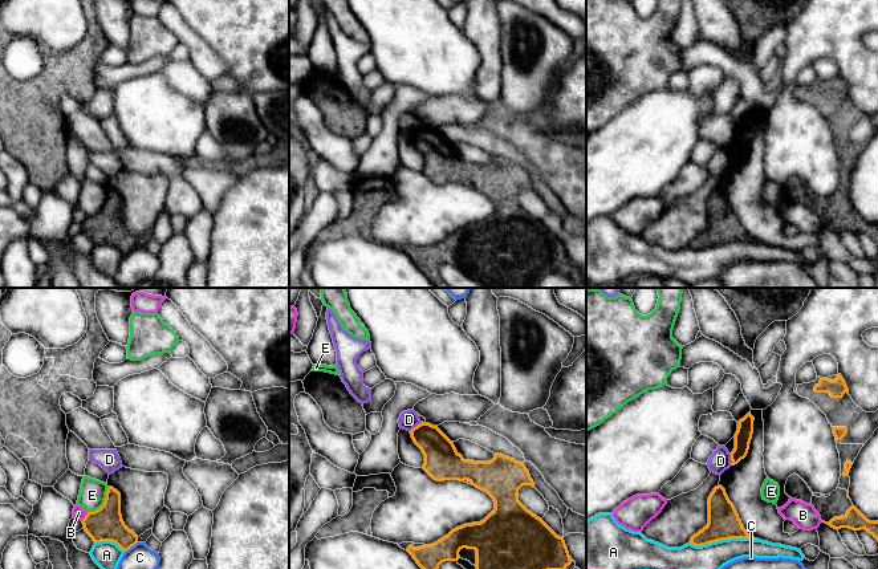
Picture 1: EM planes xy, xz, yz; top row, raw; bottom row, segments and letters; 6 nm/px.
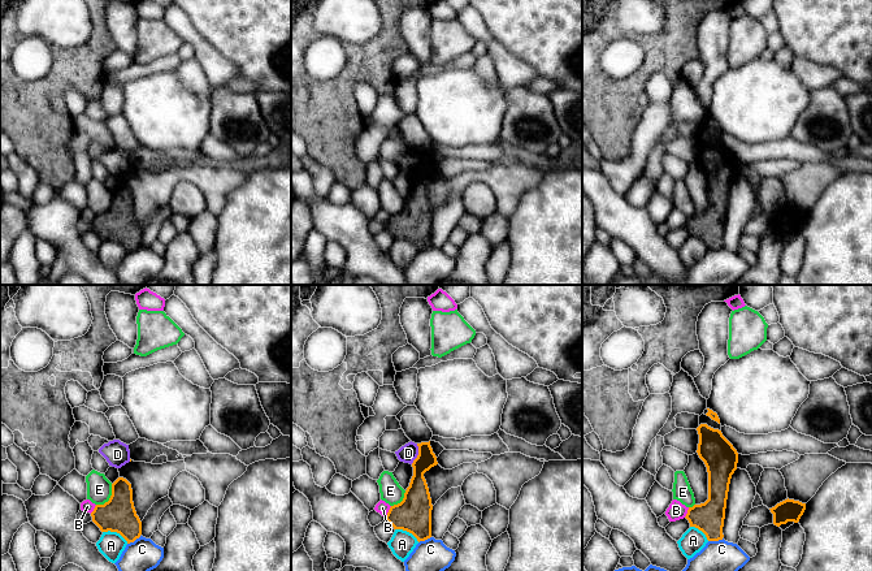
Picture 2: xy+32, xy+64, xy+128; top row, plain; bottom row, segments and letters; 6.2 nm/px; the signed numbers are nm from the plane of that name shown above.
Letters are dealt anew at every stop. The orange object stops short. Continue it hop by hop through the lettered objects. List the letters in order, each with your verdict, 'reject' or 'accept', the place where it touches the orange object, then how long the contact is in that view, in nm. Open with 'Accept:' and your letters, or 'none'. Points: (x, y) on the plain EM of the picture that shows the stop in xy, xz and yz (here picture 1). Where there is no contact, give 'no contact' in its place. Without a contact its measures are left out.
Accept: none
A: reject; meets orange in yz at (723, 242); contact 400 nm long
B: reject; meets orange in xy at (85, 219); contact 70 nm long
C: reject; meets orange in xy at (130, 250); contact 100 nm long
D: reject; meets orange in xz at (417, 129); contact 100 nm long
E: reject; meets orange in xy at (104, 206); contact 200 nm long

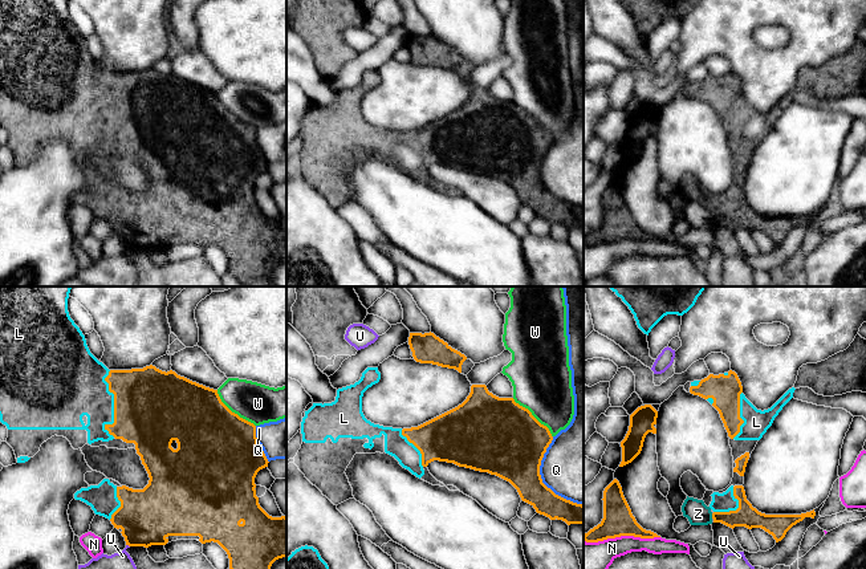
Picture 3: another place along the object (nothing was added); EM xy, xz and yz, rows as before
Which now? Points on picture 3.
Accept: L
L: accept; meets orange in xy at (114, 109); contact 400 nm long
N: reject; meets orange in yz at (621, 238); contact 460 nm long
Q: reject; meets orange in xz at (541, 182); contact 460 nm long
U: reject; meets orange in xy at (127, 247); contact 30 nm long
W: reject; meets orange in xz at (533, 120); contact 340 nm long
Z: reject; meets orange in yz at (712, 219); contact 30 nm long

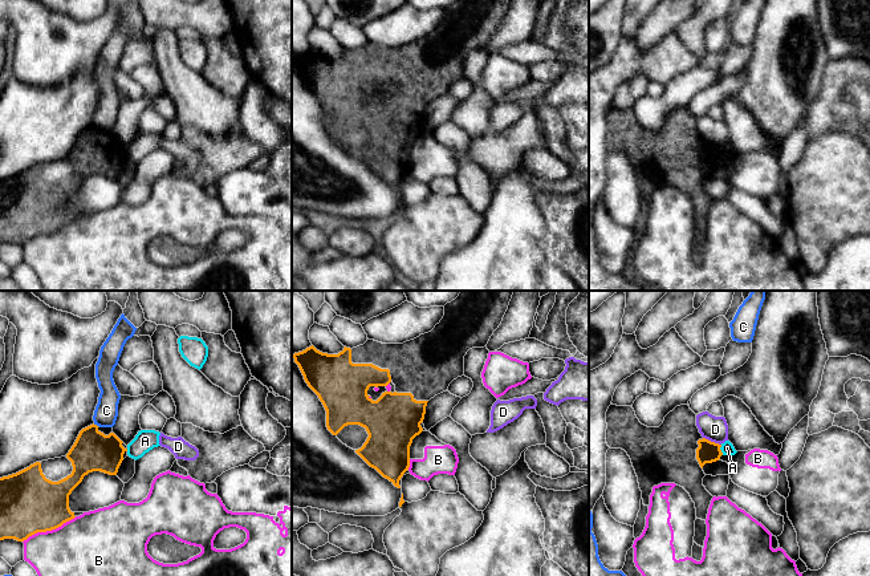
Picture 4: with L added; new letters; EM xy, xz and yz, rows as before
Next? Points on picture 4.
Accept: none
A: reject; meets orange in yz at (720, 153); contact 70 nm long
B: reject; meets orange in xy at (49, 232); contact 360 nm long
C: reject; meets orange in xy at (96, 128); contact 40 nm long
D: reject; meets orange in yz at (712, 145); contact 120 nm long

